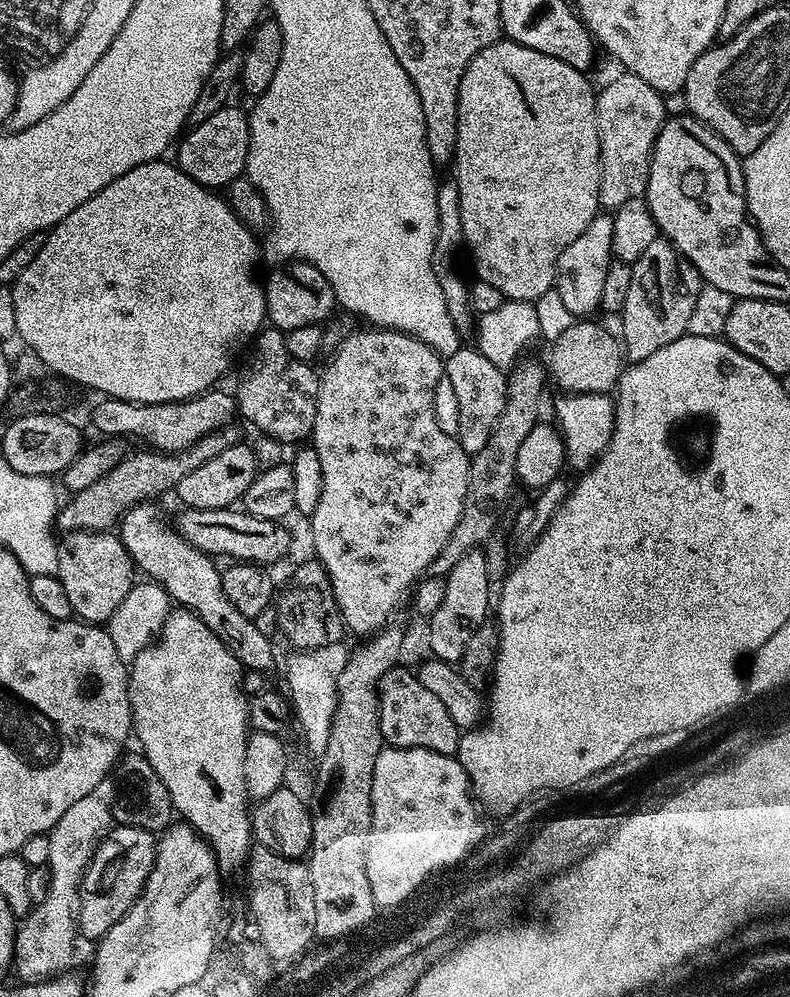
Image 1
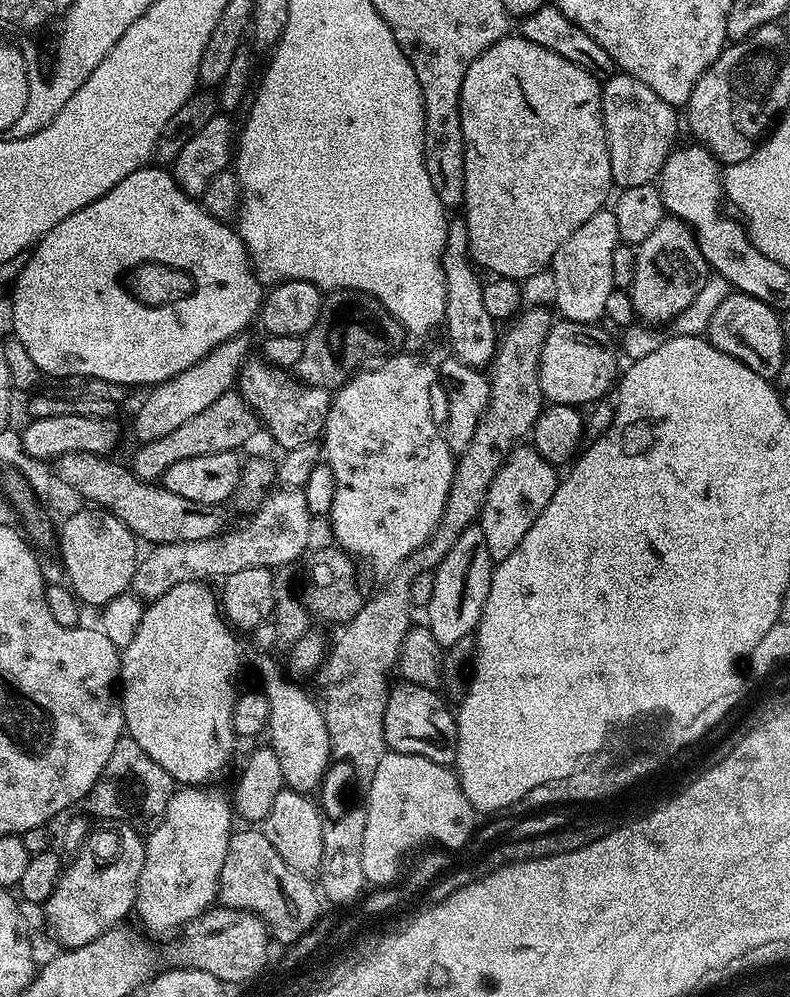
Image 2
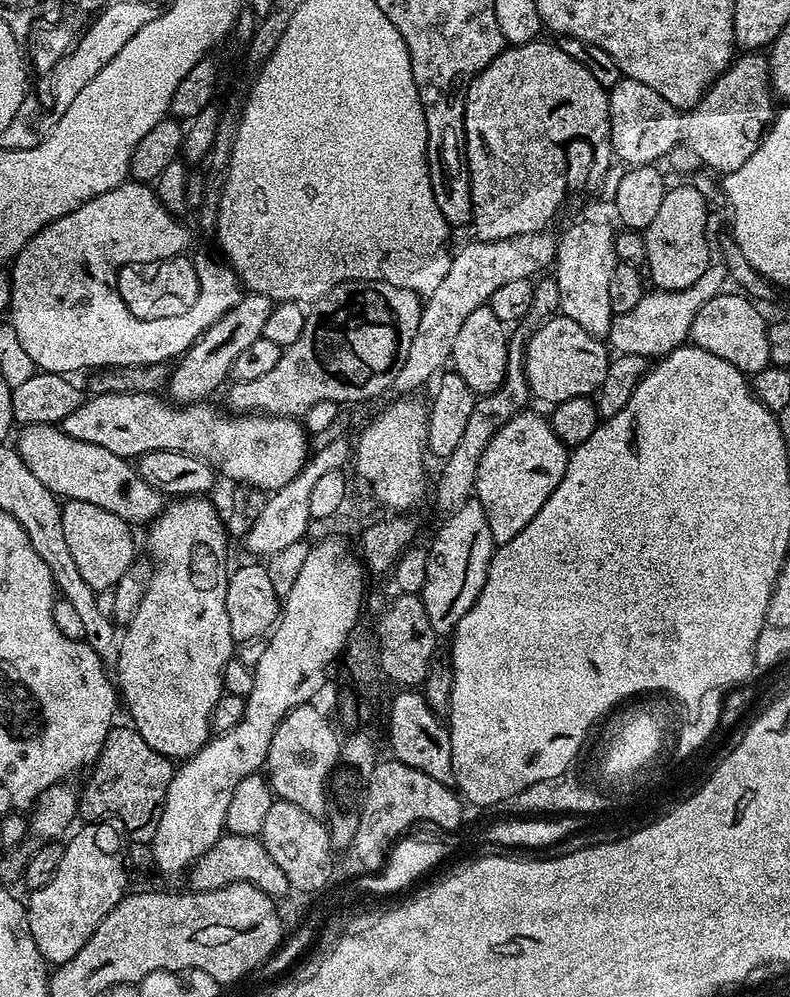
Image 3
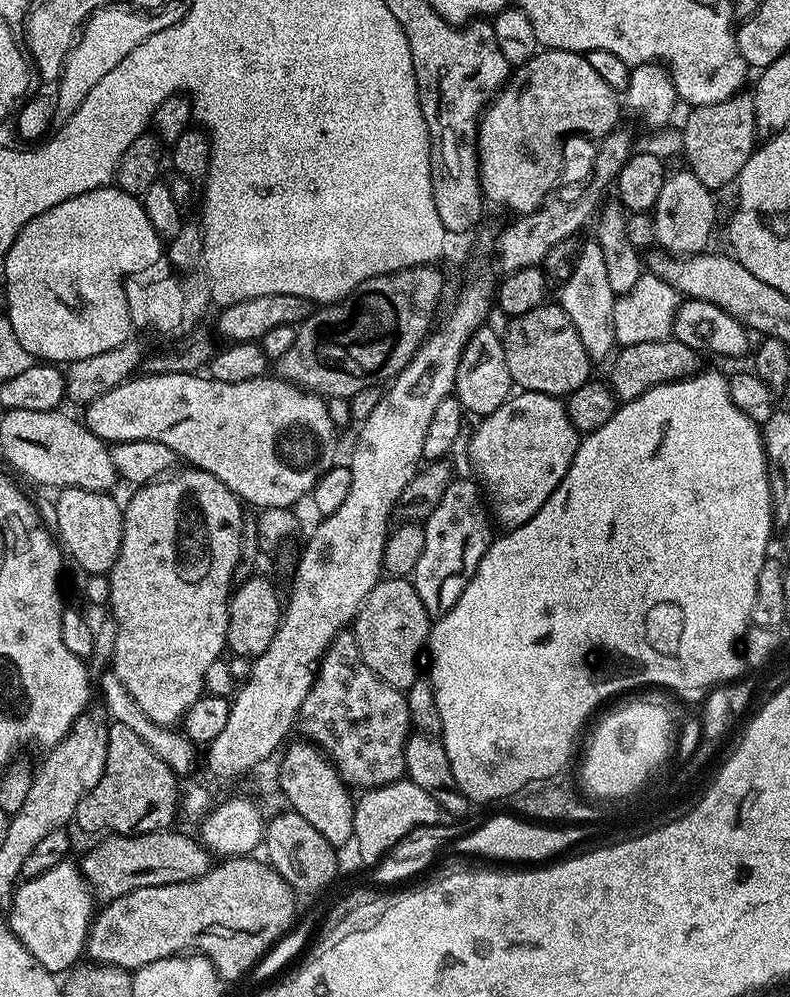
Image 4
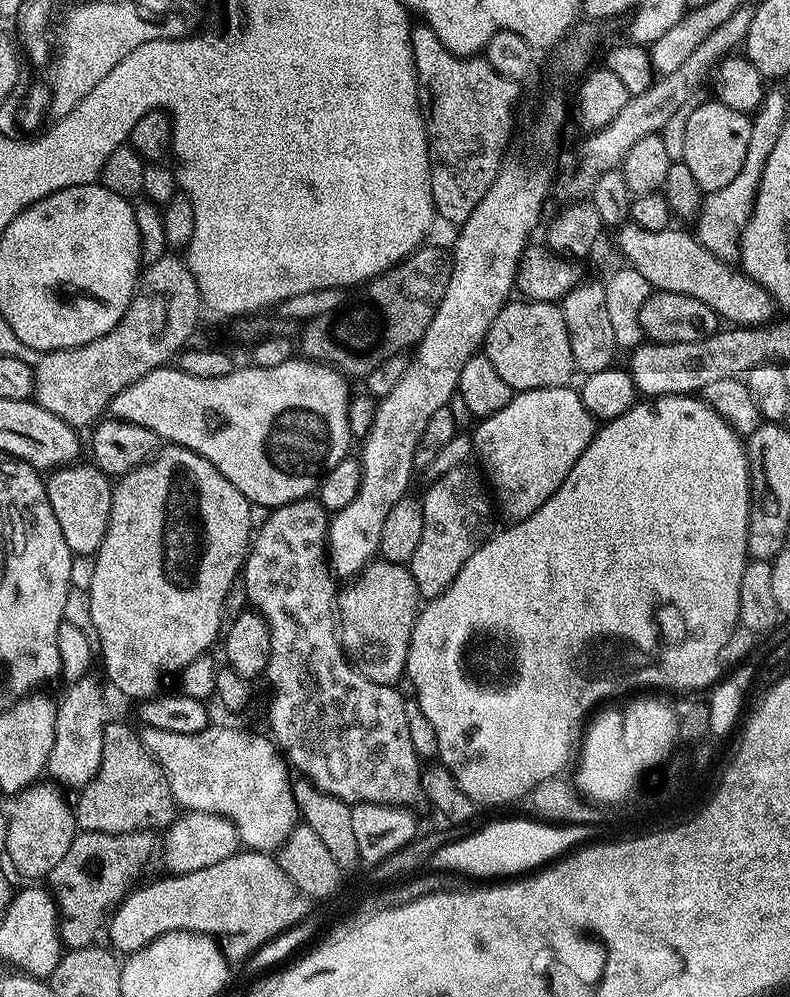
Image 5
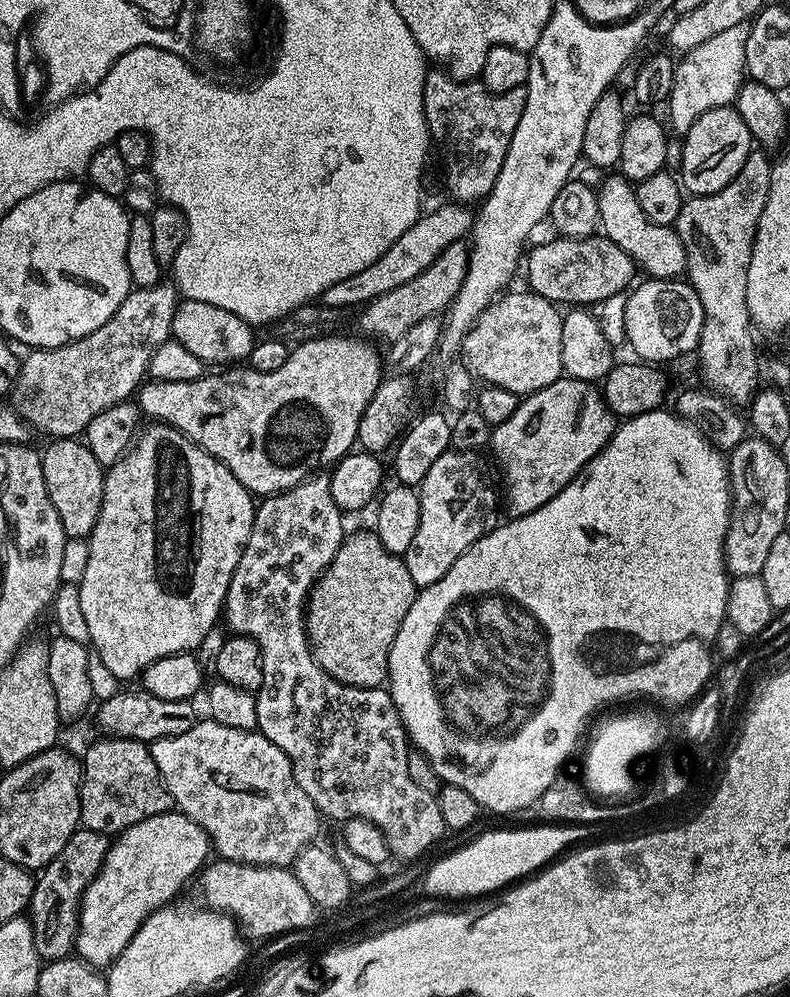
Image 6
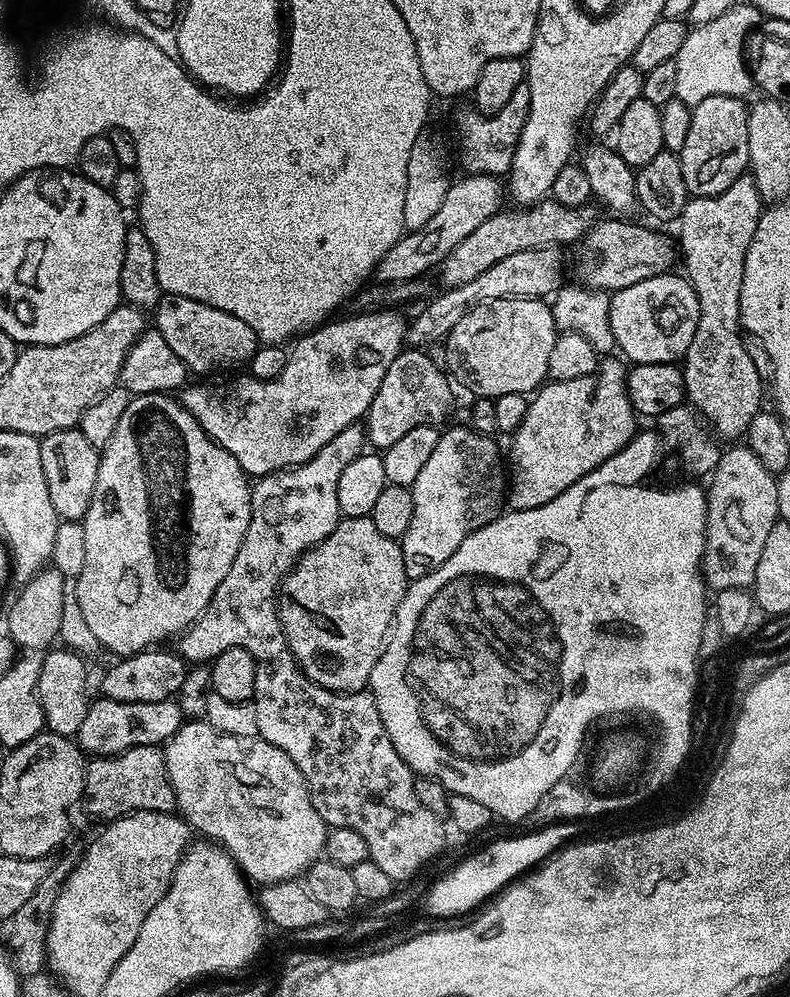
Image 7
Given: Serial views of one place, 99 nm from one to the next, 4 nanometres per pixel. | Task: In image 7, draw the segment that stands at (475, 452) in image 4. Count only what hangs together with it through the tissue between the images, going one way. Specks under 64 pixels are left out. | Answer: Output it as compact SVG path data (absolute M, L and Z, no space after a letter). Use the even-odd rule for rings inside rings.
M601 359L593 375L573 380L553 380L545 383L529 399L526 418L522 426L511 433L512 464L510 460L510 487L506 492L506 504L512 510L534 510L546 506L550 498L558 498L562 490L570 490L578 478L590 474L606 458L618 454L631 442L638 431L638 414L632 408L628 397L628 373L623 359Z

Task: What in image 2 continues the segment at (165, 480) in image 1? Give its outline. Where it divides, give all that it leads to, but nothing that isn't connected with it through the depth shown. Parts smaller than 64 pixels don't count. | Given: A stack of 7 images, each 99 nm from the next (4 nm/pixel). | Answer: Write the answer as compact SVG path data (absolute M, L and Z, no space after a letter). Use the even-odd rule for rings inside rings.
M230 390L218 398L218 402L213 402L211 406L206 406L202 414L194 414L190 422L182 422L178 430L170 430L162 438L152 440L148 444L139 445L132 456L130 471L139 480L156 482L163 477L164 472L174 462L182 462L182 458L198 458L202 454L218 454L219 452L236 452L243 444L248 444L252 440L252 435L258 427L257 417L247 402L240 396L239 391Z

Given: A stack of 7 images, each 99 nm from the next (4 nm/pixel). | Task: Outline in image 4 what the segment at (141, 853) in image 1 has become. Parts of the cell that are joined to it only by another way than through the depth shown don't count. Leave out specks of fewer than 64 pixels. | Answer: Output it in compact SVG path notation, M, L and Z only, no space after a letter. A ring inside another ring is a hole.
M66 858L62 862L50 866L50 870L46 870L42 874L27 877L13 891L10 897L11 904L12 909L6 913L10 930L16 935L18 942L22 942L22 946L26 946L26 950L30 950L30 954L34 954L34 958L38 958L38 962L42 962L42 966L46 966L46 970L50 970L54 974L64 974L77 967L78 961L85 955L88 929L92 927L94 919L94 907L92 908L94 893L81 865L79 868L72 858Z

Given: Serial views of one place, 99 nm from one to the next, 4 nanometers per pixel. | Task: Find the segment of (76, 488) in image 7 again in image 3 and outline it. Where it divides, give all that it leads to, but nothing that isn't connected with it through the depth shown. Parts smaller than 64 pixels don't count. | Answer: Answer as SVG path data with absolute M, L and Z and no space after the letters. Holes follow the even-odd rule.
M77 500L67 501L63 505L61 518L67 547L83 581L95 593L115 588L118 578L130 570L133 560L138 556L136 540L132 537L133 525L118 518L118 514L110 514L110 510L102 510L102 506Z

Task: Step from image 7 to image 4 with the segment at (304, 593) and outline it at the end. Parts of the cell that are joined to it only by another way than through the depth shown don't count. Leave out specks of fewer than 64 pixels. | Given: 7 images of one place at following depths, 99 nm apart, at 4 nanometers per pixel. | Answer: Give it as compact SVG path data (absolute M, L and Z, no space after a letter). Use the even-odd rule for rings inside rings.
M381 578L364 600L354 621L354 631L358 650L366 666L370 666L370 670L374 670L382 682L407 690L417 680L416 663L420 656L422 660L428 642L430 617L411 579Z

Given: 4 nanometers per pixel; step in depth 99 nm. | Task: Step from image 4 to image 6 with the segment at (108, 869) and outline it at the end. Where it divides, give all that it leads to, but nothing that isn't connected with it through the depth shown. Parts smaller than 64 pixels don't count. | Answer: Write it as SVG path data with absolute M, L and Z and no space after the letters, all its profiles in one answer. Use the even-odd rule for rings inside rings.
M79 827L58 850L58 858L39 869L35 877L36 885L32 891L30 919L34 930L34 946L41 961L61 960L73 955L76 946L76 931L80 925L80 899L86 886L98 874L100 864L106 858L110 840L105 833Z

